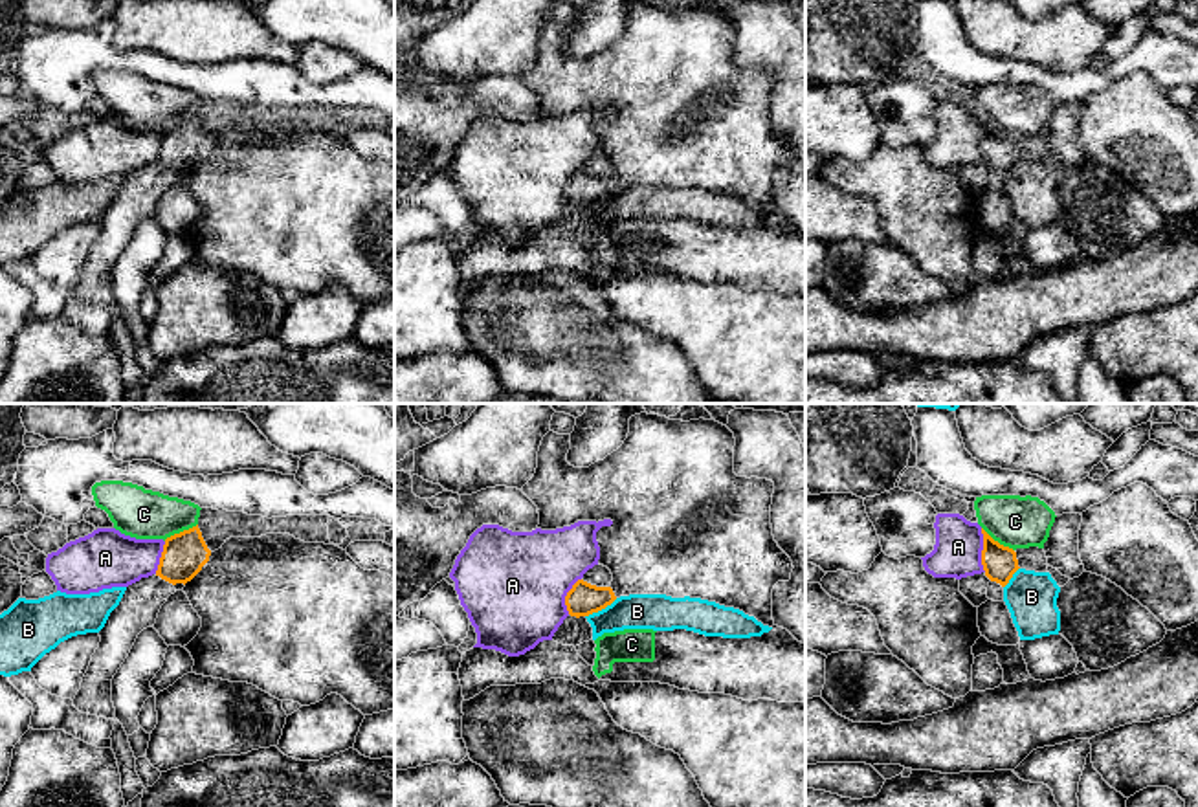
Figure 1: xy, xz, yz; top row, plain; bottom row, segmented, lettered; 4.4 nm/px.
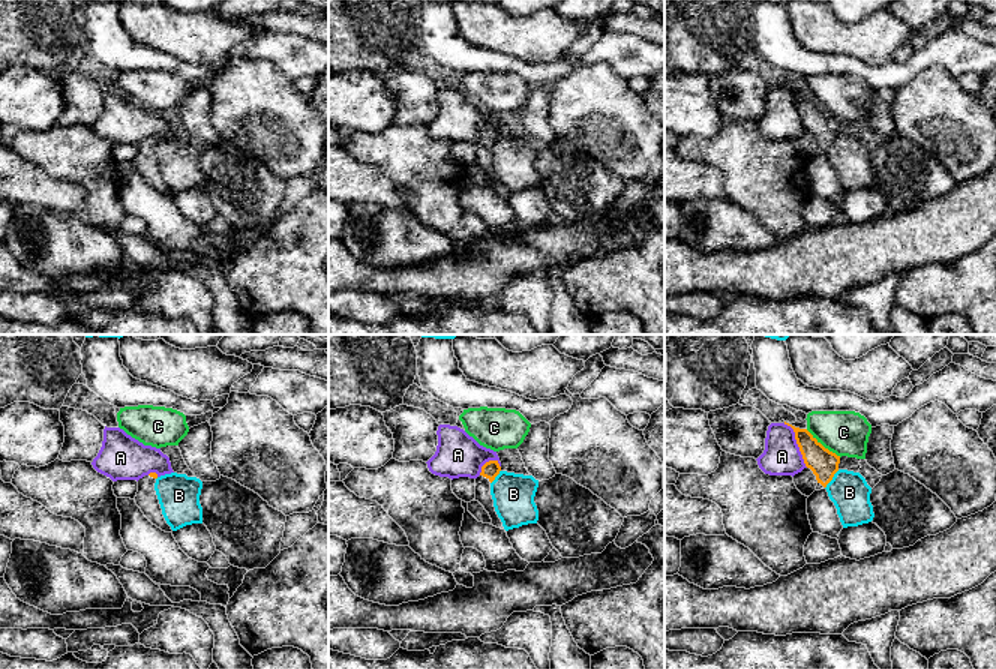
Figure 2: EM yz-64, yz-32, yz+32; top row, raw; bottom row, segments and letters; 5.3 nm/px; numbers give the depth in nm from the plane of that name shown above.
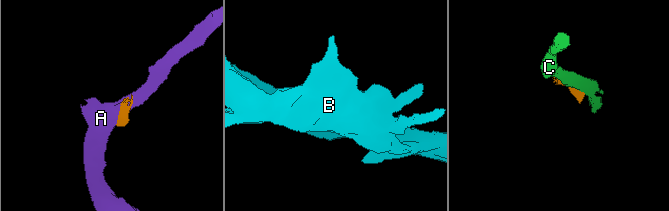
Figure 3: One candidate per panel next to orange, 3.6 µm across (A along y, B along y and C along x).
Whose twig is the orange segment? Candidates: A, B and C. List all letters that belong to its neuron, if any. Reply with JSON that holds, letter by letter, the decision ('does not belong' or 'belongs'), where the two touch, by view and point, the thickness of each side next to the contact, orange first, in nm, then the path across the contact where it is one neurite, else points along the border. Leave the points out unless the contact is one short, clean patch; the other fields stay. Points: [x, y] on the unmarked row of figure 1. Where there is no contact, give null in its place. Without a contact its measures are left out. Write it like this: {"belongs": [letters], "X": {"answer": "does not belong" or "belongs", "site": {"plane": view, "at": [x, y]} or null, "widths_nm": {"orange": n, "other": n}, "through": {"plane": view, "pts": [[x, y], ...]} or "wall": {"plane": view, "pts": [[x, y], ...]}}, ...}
{"belongs": [], "A": {"answer": "does not belong", "site": {"plane": "yz", "at": [982, 140]}, "widths_nm": {"orange": 150, "other": 220}}, "B": {"answer": "does not belong", "site": {"plane": "xz", "at": [600, 198]}, "widths_nm": {"orange": 140, "other": 160}, "wall": {"plane": "xz", "pts": [[617, 187], [586, 206]]}}, "C": {"answer": "does not belong", "site": {"plane": "xy", "at": [180, 121]}, "widths_nm": {"orange": 190, "other": 220}, "wall": {"plane": "xy", "pts": [[197, 112], [164, 129]]}}}

